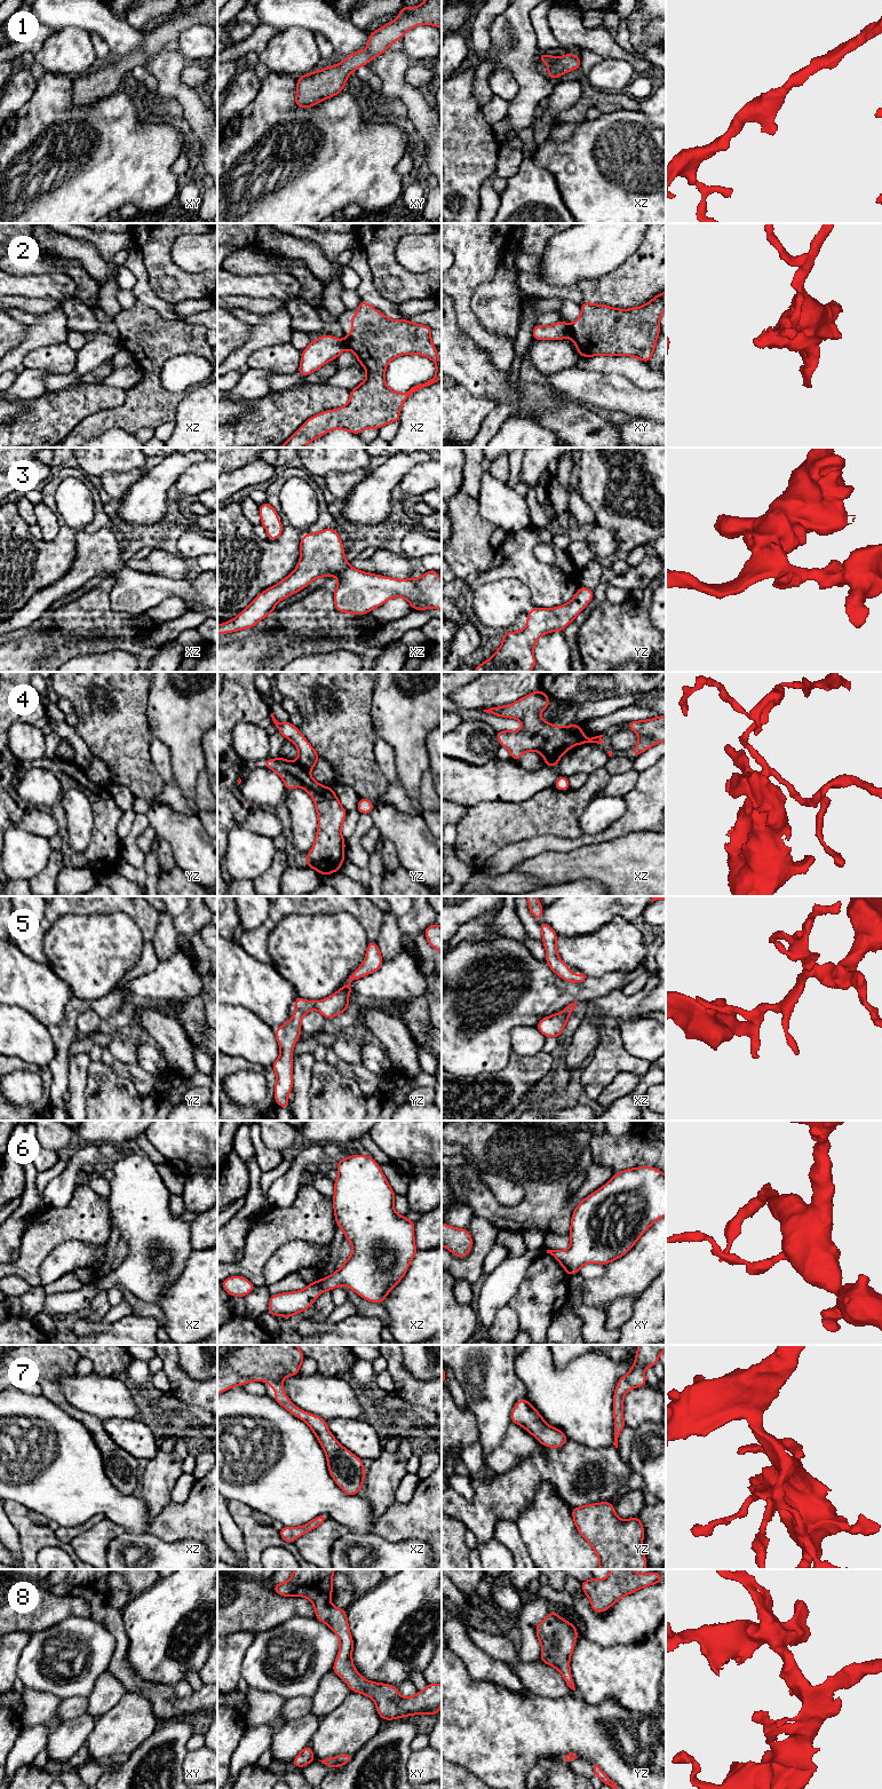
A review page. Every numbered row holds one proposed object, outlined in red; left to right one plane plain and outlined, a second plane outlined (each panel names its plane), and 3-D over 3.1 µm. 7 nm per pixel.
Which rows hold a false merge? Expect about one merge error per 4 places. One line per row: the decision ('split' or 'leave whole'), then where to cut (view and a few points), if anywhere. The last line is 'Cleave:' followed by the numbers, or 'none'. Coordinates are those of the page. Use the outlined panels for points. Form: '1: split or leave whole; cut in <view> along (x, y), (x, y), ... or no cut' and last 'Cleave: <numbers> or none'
1: leave whole; no cut
2: split; cut in xy along (569, 326), (570, 335)
3: leave whole; no cut
4: split; cut in xz along (545, 758), (557, 760)
5: leave whole; no cut
6: leave whole; no cut
7: leave whole; no cut
8: leave whole; no cut
Cleave: 2, 4

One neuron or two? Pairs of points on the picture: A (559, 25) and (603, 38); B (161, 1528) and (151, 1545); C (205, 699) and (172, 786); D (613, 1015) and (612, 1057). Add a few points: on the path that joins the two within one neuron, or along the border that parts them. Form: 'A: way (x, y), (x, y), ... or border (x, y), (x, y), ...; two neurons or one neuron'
A: way (570, 30), (583, 38), (593, 38); one neuron
B: border (150, 1532), (163, 1540), (173, 1542); two neurons
C: border (174, 777), (187, 802); two neurons
D: way (612, 1026), (612, 1046); one neuron

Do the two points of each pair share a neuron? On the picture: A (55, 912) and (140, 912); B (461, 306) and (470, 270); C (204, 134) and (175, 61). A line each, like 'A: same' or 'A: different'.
A: same
B: same
C: same

